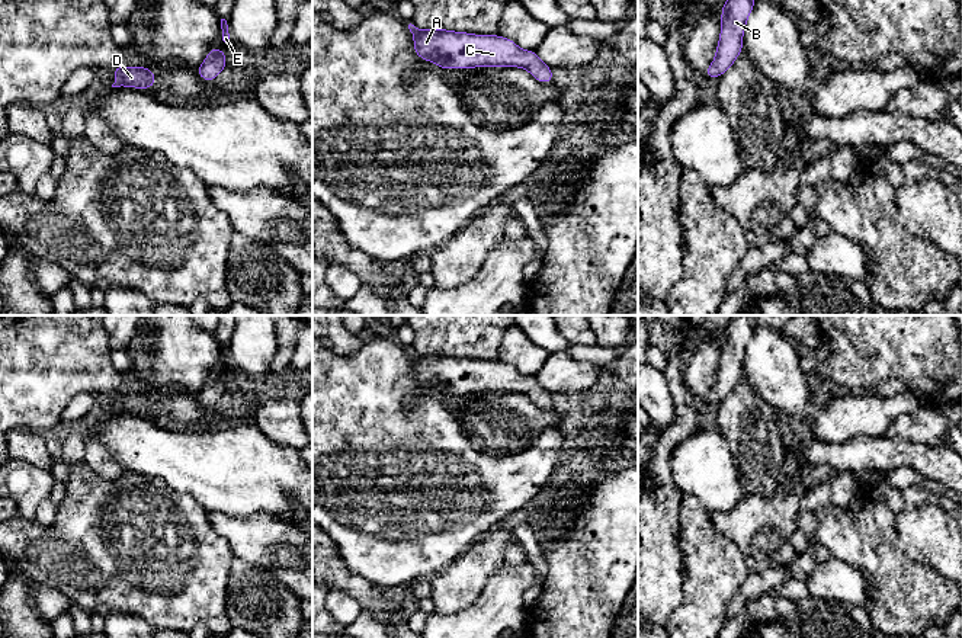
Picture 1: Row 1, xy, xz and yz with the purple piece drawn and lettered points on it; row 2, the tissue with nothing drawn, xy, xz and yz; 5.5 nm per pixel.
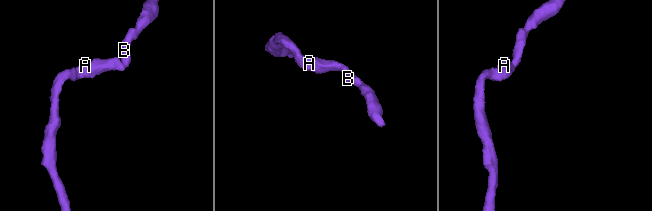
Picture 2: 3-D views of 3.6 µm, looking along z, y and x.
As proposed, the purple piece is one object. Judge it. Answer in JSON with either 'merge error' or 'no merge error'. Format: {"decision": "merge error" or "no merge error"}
{"decision": "no merge error"}

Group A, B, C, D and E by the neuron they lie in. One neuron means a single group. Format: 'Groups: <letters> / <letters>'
Groups: A B C D E

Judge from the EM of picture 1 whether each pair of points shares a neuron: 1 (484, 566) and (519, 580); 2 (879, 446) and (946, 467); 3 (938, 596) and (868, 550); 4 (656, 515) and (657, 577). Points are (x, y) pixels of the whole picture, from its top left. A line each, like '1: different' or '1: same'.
1: different
2: same
3: same
4: same

